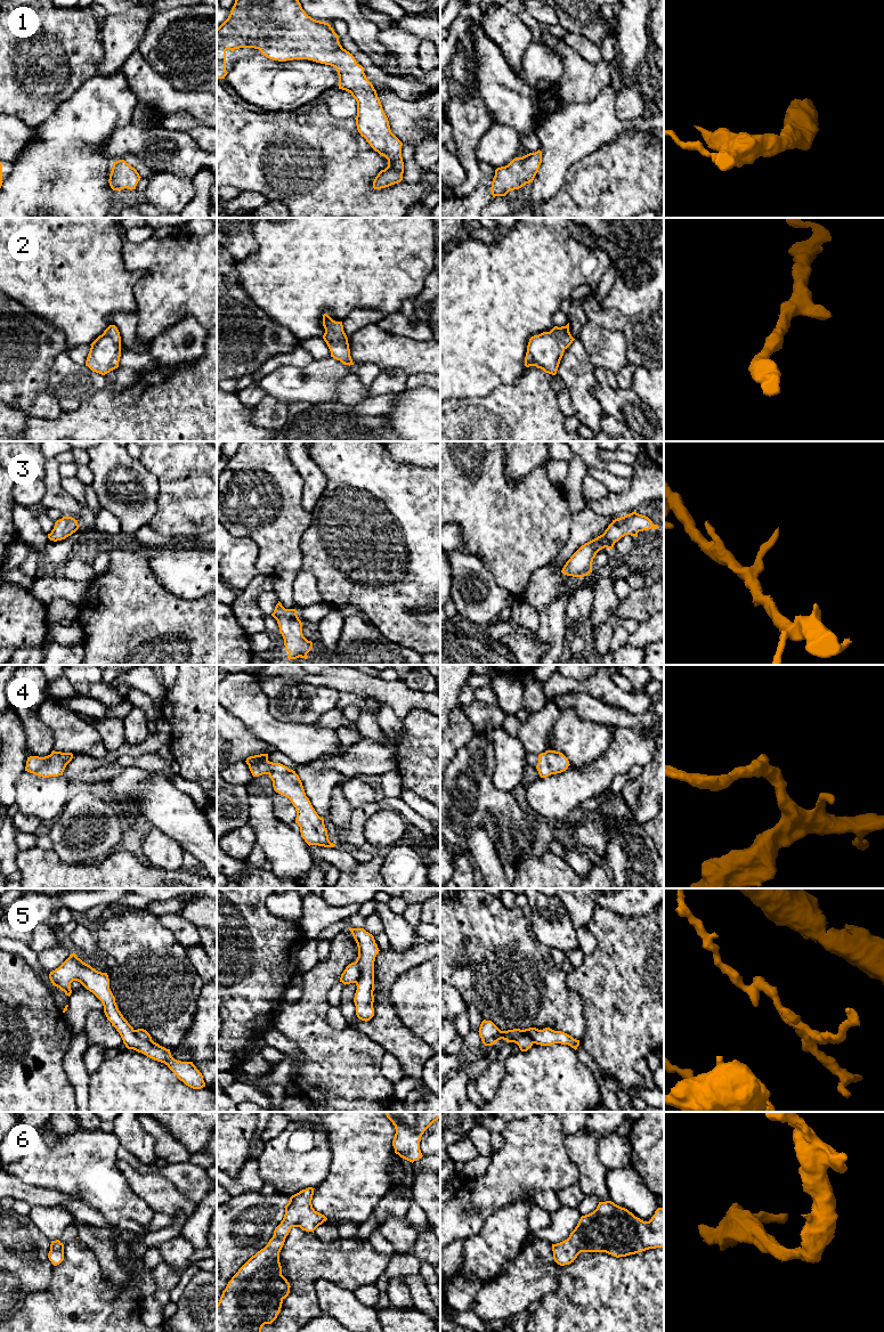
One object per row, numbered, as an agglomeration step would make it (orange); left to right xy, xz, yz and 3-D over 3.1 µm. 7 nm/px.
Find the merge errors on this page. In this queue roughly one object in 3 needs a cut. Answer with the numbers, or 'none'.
5

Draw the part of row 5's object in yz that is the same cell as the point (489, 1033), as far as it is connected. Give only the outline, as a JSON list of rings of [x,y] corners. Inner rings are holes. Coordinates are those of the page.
[[[484,1020],[478,1032],[485,1046],[492,1046],[501,1039],[505,1040],[506,1042],[514,1042],[516,1039],[524,1033],[528,1033],[530,1035],[533,1043],[541,1046],[561,1043],[568,1045],[575,1050],[579,1046],[579,1040],[574,1039],[571,1035],[565,1032],[554,1031],[550,1028],[545,1028],[543,1030],[529,1028],[525,1030],[513,1029],[501,1031],[492,1021]]]

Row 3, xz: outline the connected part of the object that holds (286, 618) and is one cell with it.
[[[278,601],[271,616],[277,620],[279,633],[284,639],[285,650],[289,652],[289,660],[299,657],[307,659],[313,642],[303,636],[302,623],[297,615],[297,610],[285,609]]]

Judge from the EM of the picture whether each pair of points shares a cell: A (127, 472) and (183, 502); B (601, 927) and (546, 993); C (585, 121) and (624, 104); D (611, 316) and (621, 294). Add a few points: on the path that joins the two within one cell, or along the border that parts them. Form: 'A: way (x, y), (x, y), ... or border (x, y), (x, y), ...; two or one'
A: border (144, 465), (157, 479), (159, 494), (155, 514); two
B: border (574, 967), (568, 975), (567, 985), (578, 993); two
C: border (625, 84), (616, 98), (615, 113), (631, 121); two
D: border (601, 305), (622, 313), (627, 318); two

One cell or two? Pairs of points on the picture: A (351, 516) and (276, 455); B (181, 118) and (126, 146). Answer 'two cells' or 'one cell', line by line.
A: two cells
B: two cells

